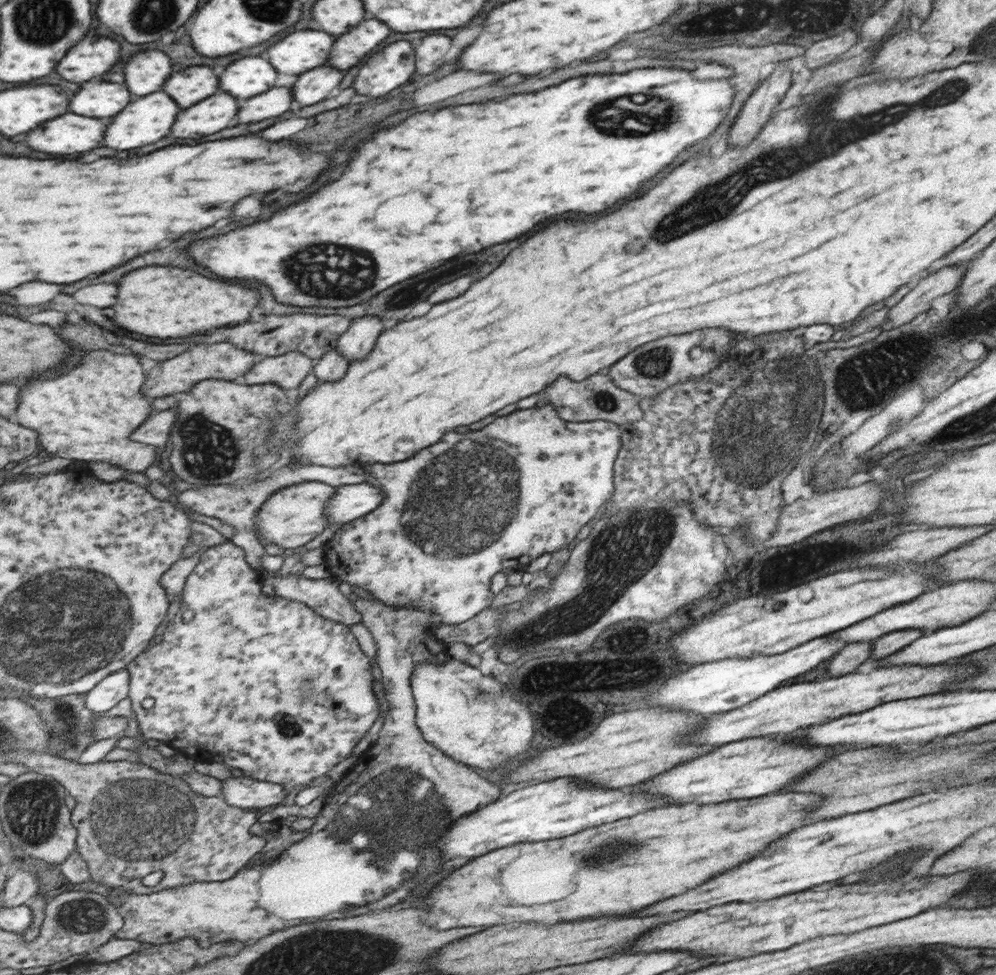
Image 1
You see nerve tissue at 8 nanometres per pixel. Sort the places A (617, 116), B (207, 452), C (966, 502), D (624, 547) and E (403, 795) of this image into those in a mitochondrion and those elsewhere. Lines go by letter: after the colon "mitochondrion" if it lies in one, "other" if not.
A: mitochondrion
B: mitochondrion
C: other
D: mitochondrion
E: mitochondrion

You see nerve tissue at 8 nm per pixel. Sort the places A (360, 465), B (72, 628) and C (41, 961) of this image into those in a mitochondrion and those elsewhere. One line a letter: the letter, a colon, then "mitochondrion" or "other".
A: other
B: mitochondrion
C: other

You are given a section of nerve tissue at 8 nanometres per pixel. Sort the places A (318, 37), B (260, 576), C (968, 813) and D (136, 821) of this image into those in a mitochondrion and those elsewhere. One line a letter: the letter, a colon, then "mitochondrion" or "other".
A: other
B: other
C: other
D: mitochondrion

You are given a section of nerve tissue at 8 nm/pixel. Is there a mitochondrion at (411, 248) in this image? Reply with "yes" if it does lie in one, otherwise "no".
no

